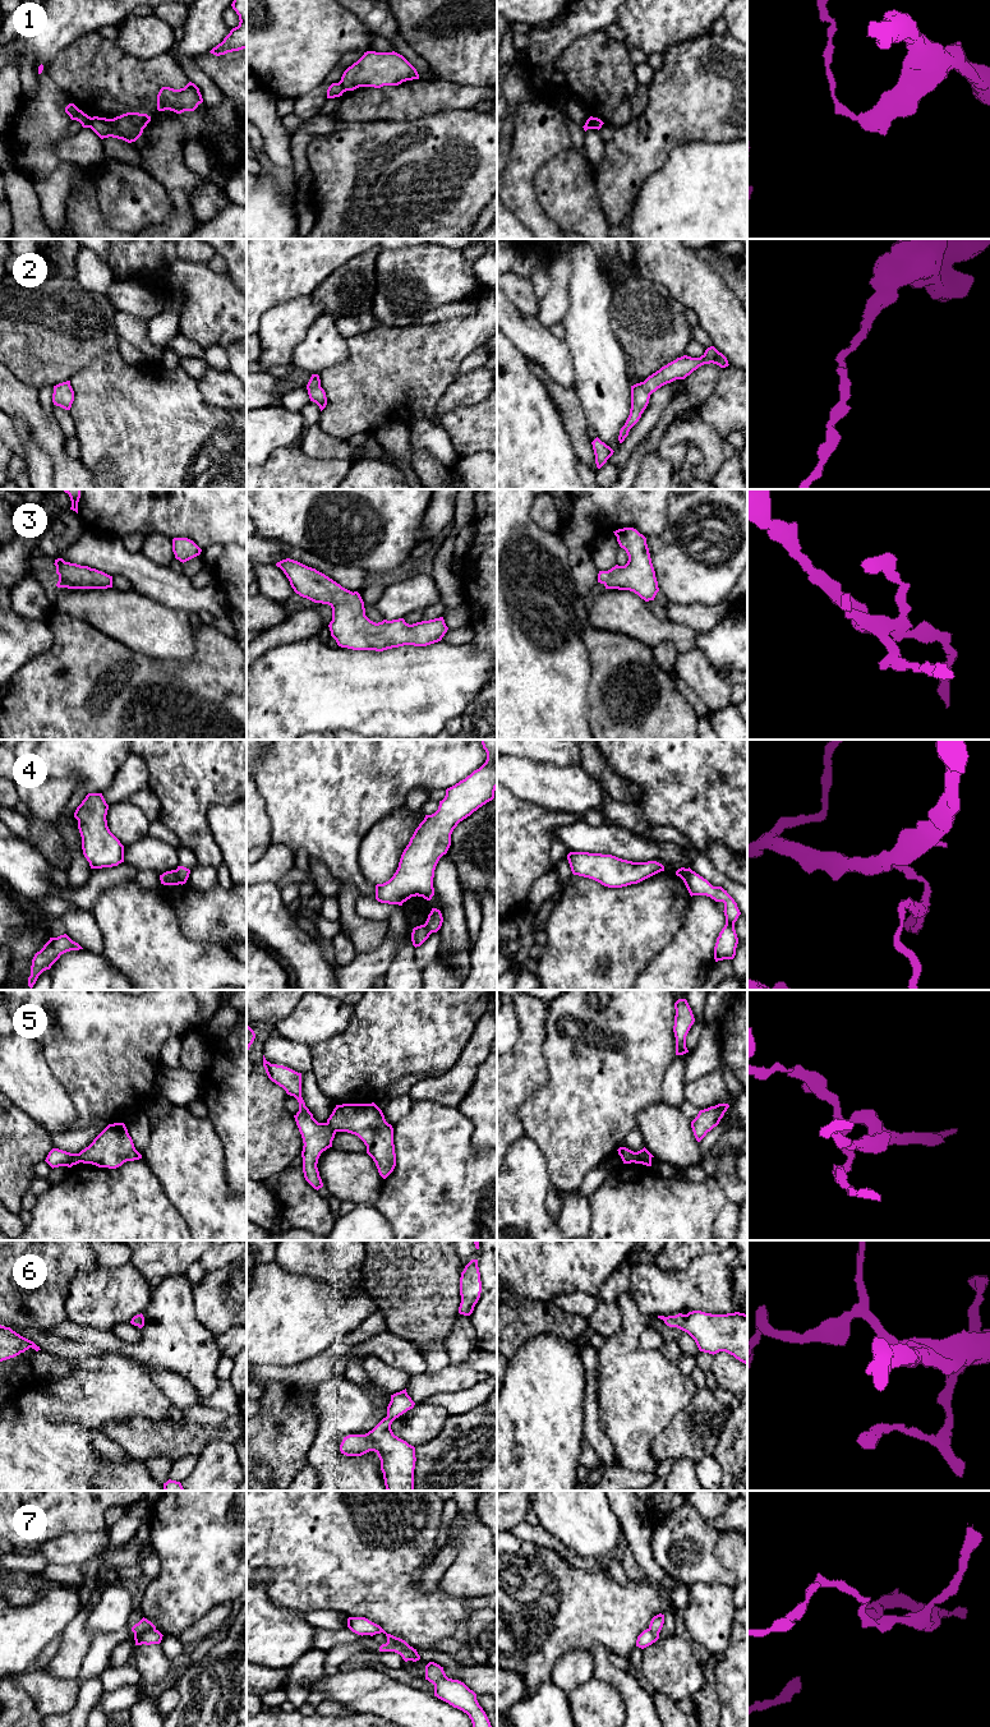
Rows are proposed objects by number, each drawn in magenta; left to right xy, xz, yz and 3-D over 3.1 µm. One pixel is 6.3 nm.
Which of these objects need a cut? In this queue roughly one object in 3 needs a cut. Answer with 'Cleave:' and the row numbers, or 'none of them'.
Cleave: 1, 4, 5, 7

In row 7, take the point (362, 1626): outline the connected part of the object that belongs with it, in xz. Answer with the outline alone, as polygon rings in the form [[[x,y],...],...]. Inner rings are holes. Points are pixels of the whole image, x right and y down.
[[[349,1617],[347,1618],[347,1627],[358,1634],[358,1635],[376,1635],[376,1634],[381,1634],[383,1632],[387,1636],[387,1643],[393,1643],[393,1644],[399,1644],[399,1645],[404,1645],[404,1647],[409,1647],[409,1644],[400,1639],[396,1638],[391,1634],[387,1634],[379,1625],[369,1621],[365,1617]]]

